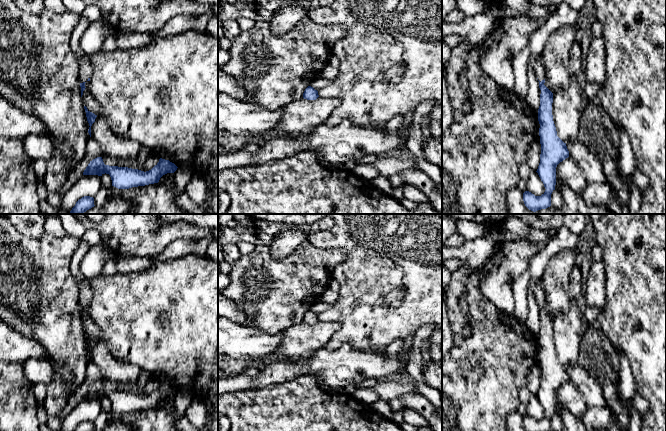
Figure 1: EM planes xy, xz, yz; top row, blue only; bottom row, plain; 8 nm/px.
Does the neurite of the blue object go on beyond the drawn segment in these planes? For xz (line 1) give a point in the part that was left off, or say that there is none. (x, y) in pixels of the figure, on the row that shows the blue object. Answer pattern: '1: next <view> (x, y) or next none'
1: next none

